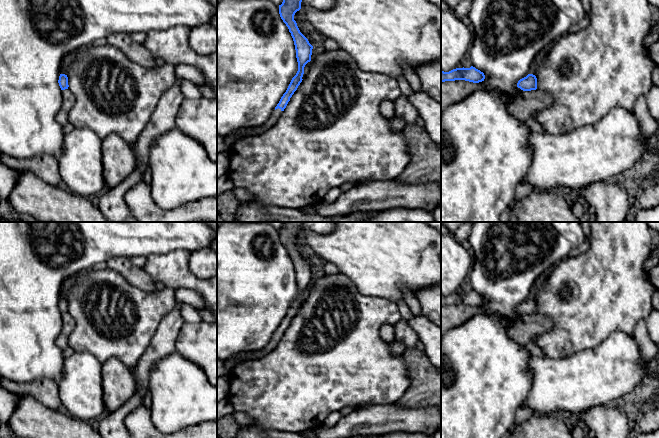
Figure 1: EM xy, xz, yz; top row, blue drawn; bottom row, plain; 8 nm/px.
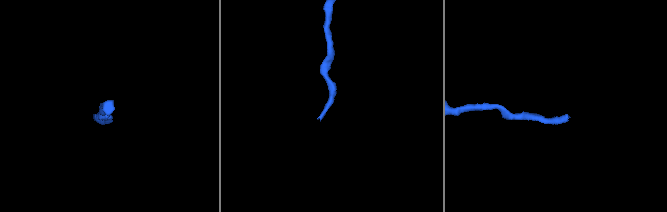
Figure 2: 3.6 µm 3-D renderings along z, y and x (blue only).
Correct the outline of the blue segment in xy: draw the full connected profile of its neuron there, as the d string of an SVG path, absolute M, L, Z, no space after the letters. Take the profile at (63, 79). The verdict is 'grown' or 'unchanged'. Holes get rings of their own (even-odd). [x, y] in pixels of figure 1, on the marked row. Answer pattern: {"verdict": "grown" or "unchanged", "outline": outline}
{"verdict": "grown", "outline": "M60 74L58 80L59 86L62 90L62 105L60 110L56 115L56 120L62 125L65 126L68 123L68 114L71 108L75 104L75 97L68 89L68 77L65 74Z"}

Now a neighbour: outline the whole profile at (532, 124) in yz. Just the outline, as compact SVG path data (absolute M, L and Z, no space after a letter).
M530 119L525 122L523 122L525 126L527 126L532 132L538 132L538 133L544 133L545 130L543 127L535 120Z

